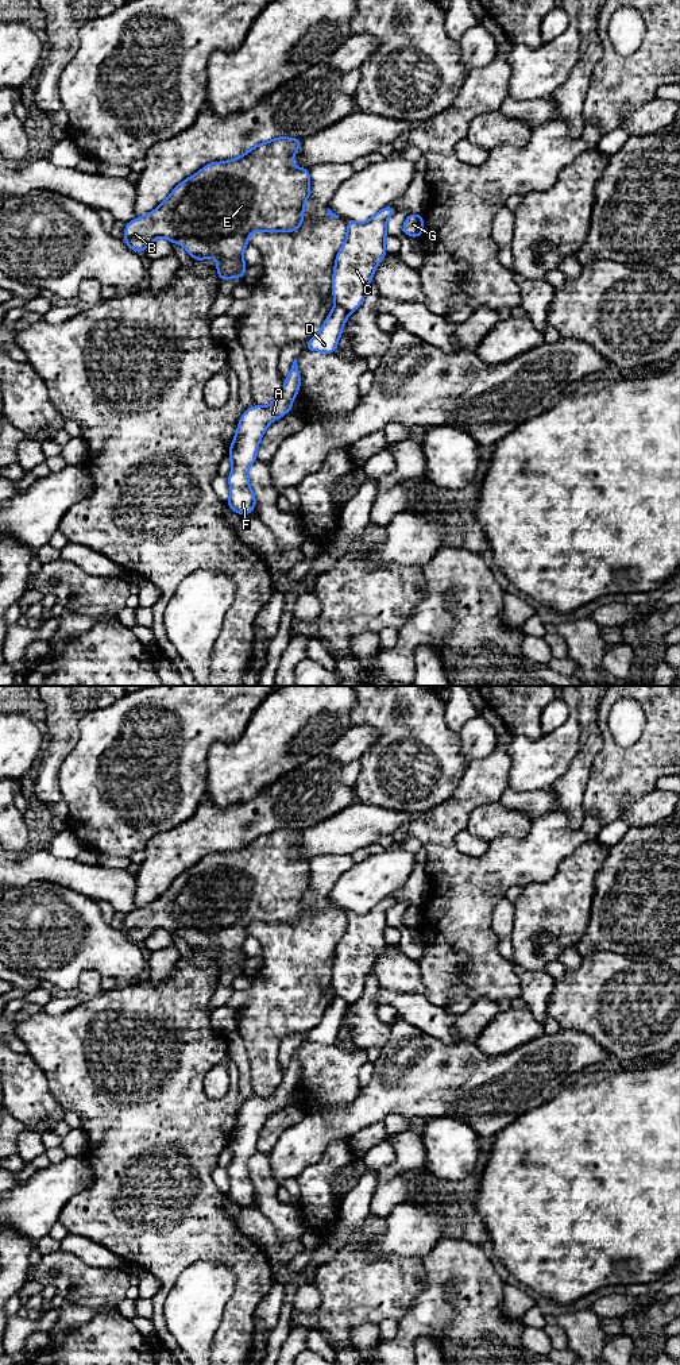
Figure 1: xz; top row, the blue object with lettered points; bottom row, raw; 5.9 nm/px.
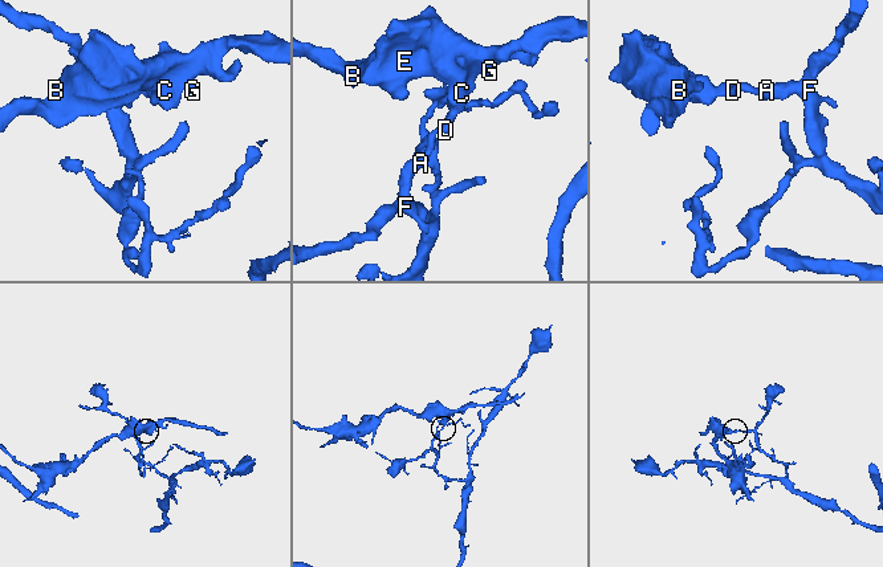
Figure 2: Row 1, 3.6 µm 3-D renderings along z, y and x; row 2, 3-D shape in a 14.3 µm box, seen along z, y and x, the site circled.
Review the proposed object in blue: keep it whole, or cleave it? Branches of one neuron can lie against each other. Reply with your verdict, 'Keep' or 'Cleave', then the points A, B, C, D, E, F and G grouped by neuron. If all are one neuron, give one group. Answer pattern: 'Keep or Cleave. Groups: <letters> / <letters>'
Cleave. Groups: A D F / B C E G

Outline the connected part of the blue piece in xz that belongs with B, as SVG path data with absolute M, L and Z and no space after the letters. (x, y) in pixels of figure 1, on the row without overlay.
M281 828L251 838L239 849L210 853L178 875L157 901L128 913L124 933L143 945L155 930L166 929L183 937L193 951L215 948L220 972L244 969L247 956L243 942L252 924L295 924L304 914L304 896L310 887L310 864L291 856L301 833Z

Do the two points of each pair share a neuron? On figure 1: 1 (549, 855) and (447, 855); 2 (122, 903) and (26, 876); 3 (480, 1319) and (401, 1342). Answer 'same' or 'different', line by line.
1: same
2: same
3: same

